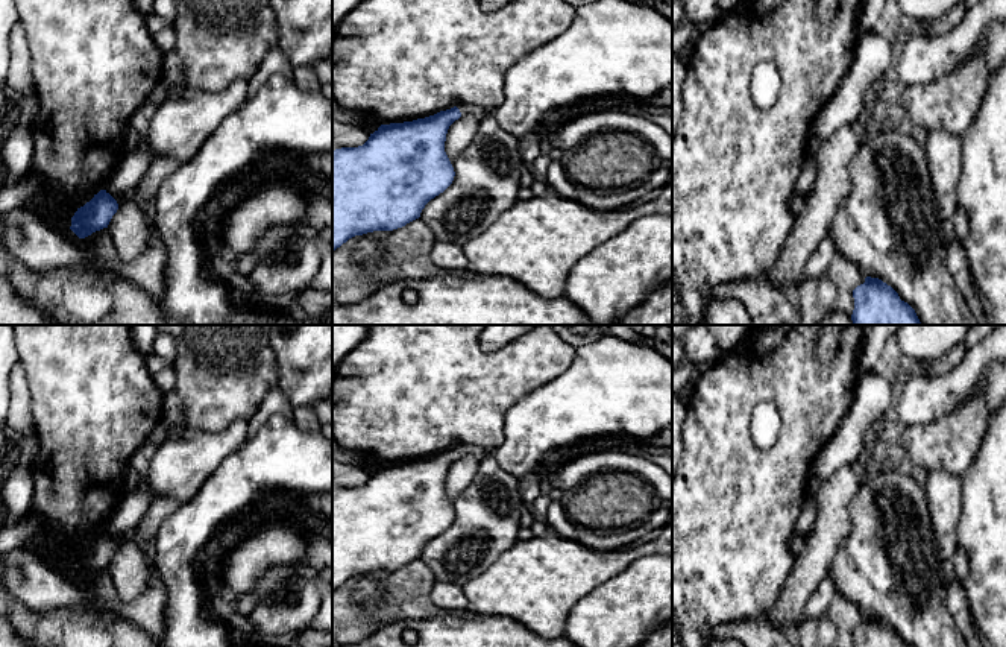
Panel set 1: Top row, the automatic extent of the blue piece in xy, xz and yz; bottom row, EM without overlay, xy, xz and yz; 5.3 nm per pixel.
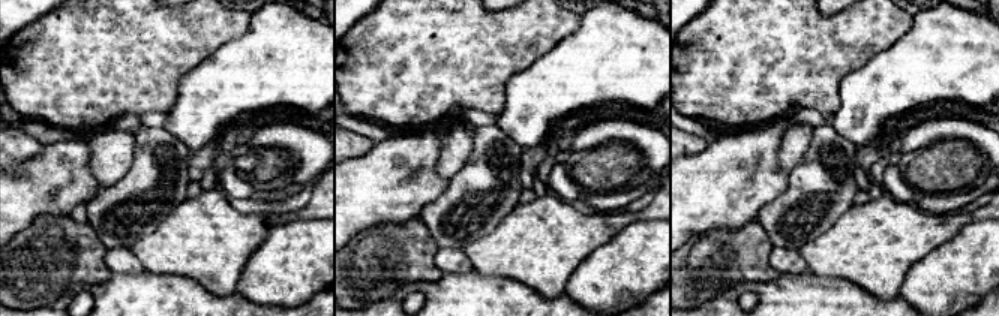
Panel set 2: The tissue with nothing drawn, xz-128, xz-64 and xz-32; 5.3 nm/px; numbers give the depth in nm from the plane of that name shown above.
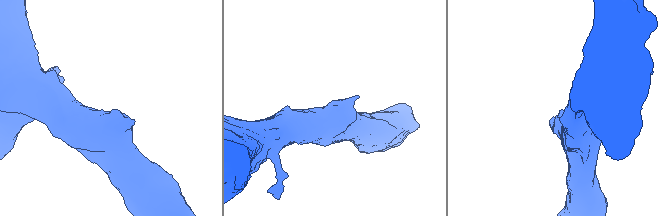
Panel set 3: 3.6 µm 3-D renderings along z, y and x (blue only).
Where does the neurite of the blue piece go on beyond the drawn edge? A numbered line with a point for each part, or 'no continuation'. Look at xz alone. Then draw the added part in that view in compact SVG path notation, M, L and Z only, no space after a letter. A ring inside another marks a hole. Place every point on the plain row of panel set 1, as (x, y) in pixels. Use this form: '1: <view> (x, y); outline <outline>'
1: xz (478, 451); outline M461 443L457 447L461 453L461 456L475 456L478 459L484 459L486 456L492 454L489 450L479 447L479 445L469 445L469 443Z

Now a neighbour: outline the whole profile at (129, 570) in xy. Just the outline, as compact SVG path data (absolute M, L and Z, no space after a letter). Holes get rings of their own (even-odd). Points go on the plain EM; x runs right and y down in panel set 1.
M117 536L114 539L118 544L118 550L112 556L108 571L120 600L132 603L149 589L156 574L150 570L144 551L130 538Z

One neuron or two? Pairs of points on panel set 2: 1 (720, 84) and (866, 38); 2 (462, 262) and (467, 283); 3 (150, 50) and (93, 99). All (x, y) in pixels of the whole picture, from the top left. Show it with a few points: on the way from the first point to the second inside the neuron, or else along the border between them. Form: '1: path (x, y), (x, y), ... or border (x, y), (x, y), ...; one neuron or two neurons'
1: path (756, 54), (810, 54), (830, 48); one neuron
2: border (473, 270), (447, 271), (444, 274); two neurons
3: path (137, 56), (107, 86); one neuron

